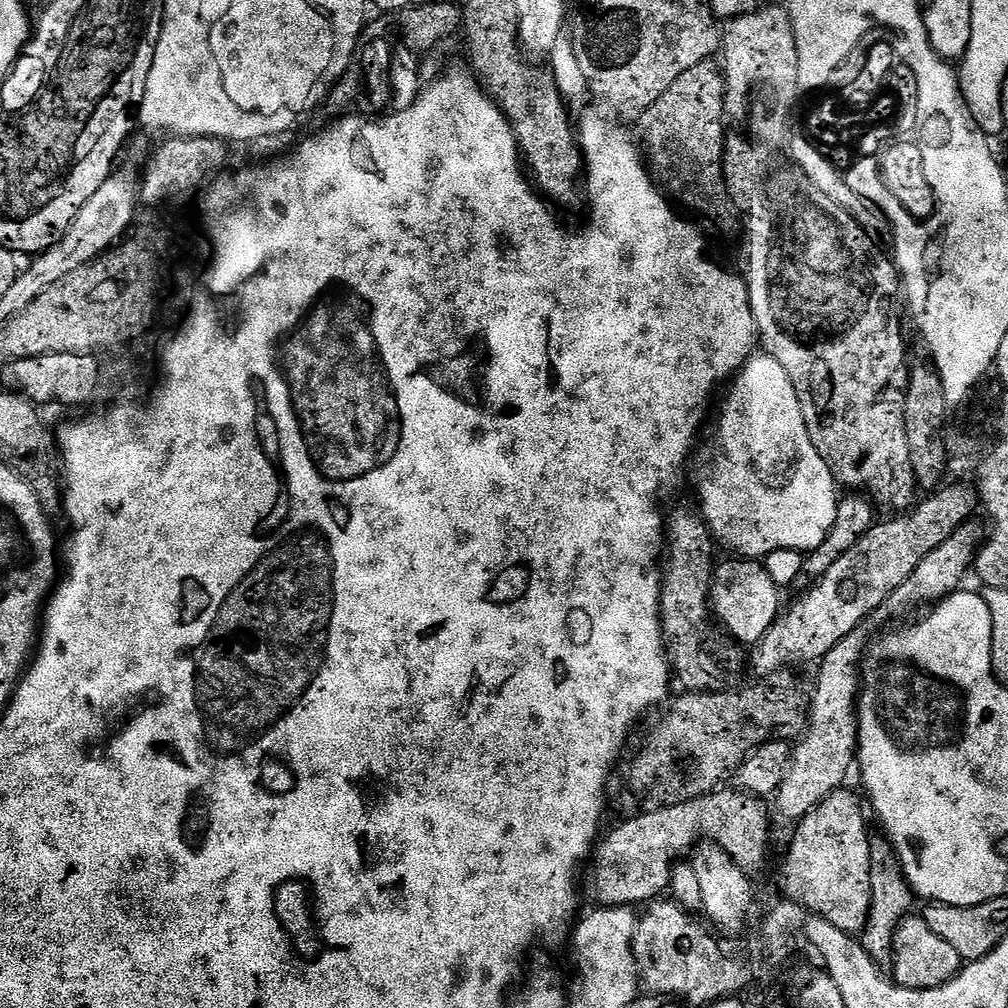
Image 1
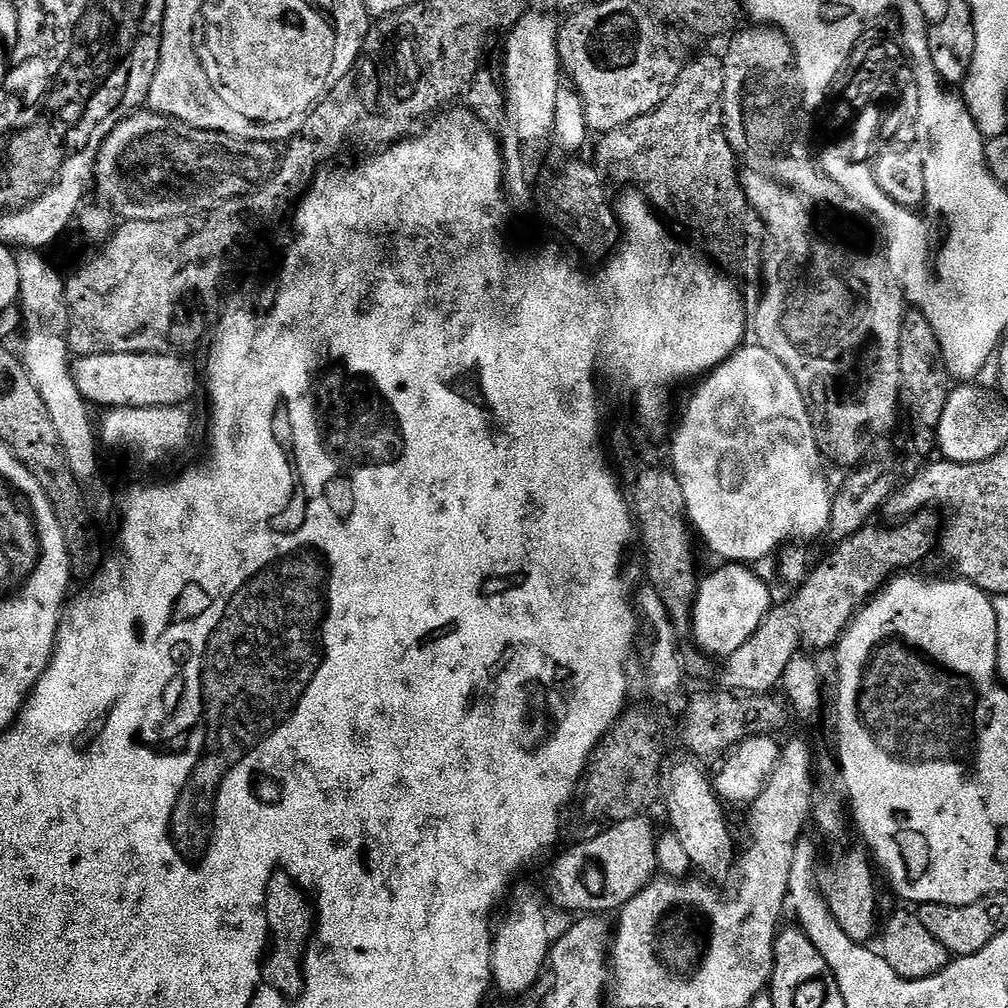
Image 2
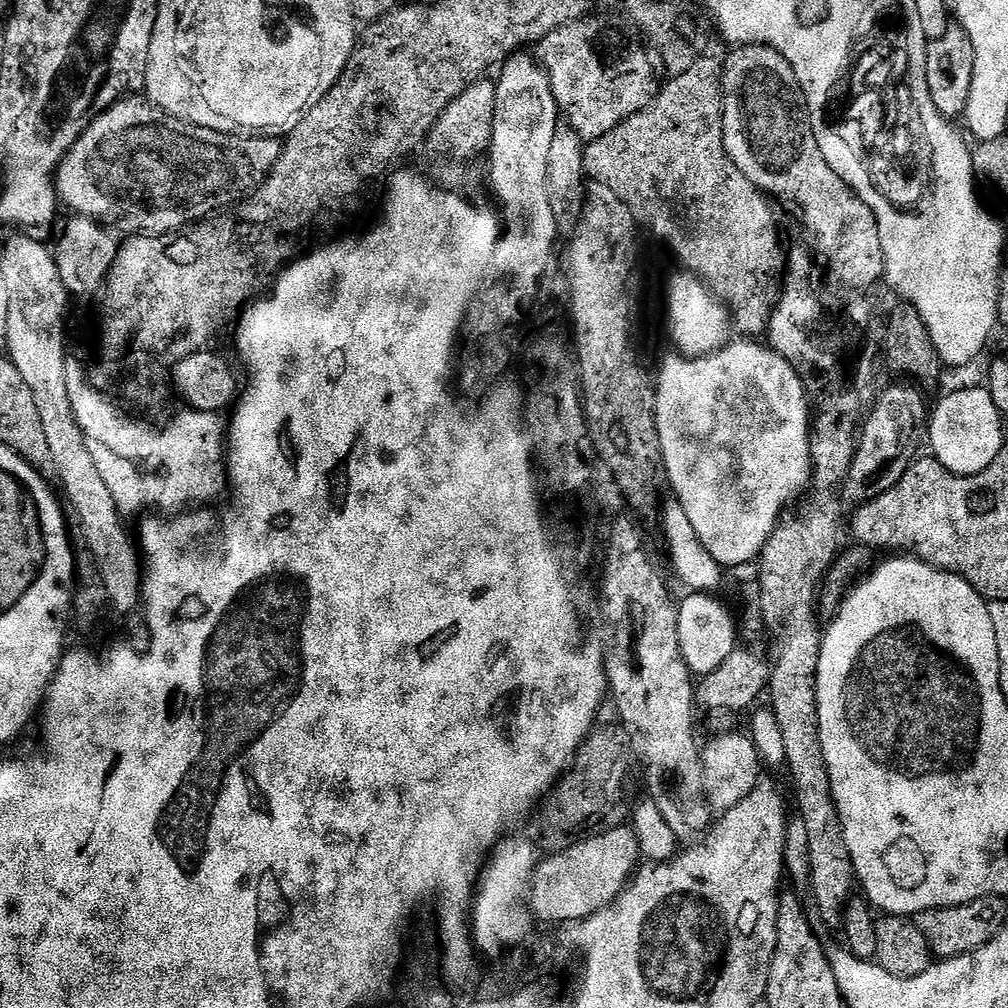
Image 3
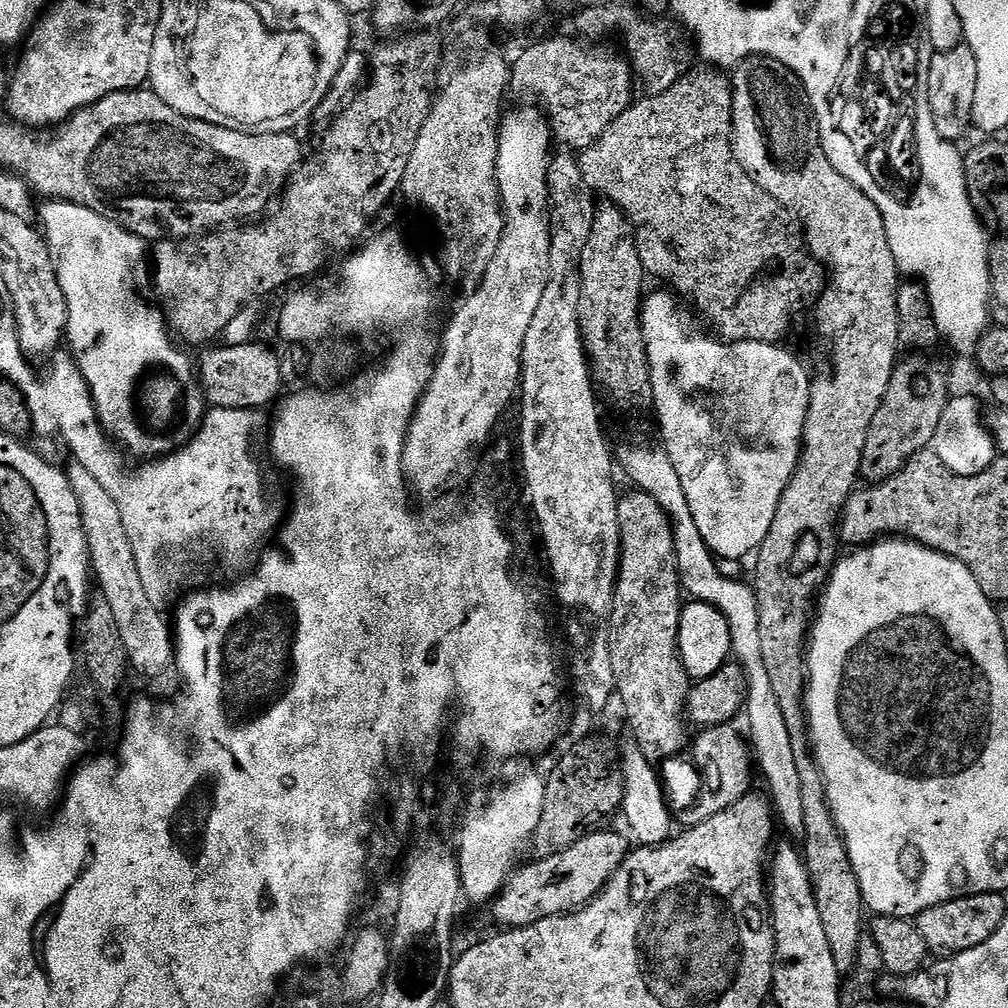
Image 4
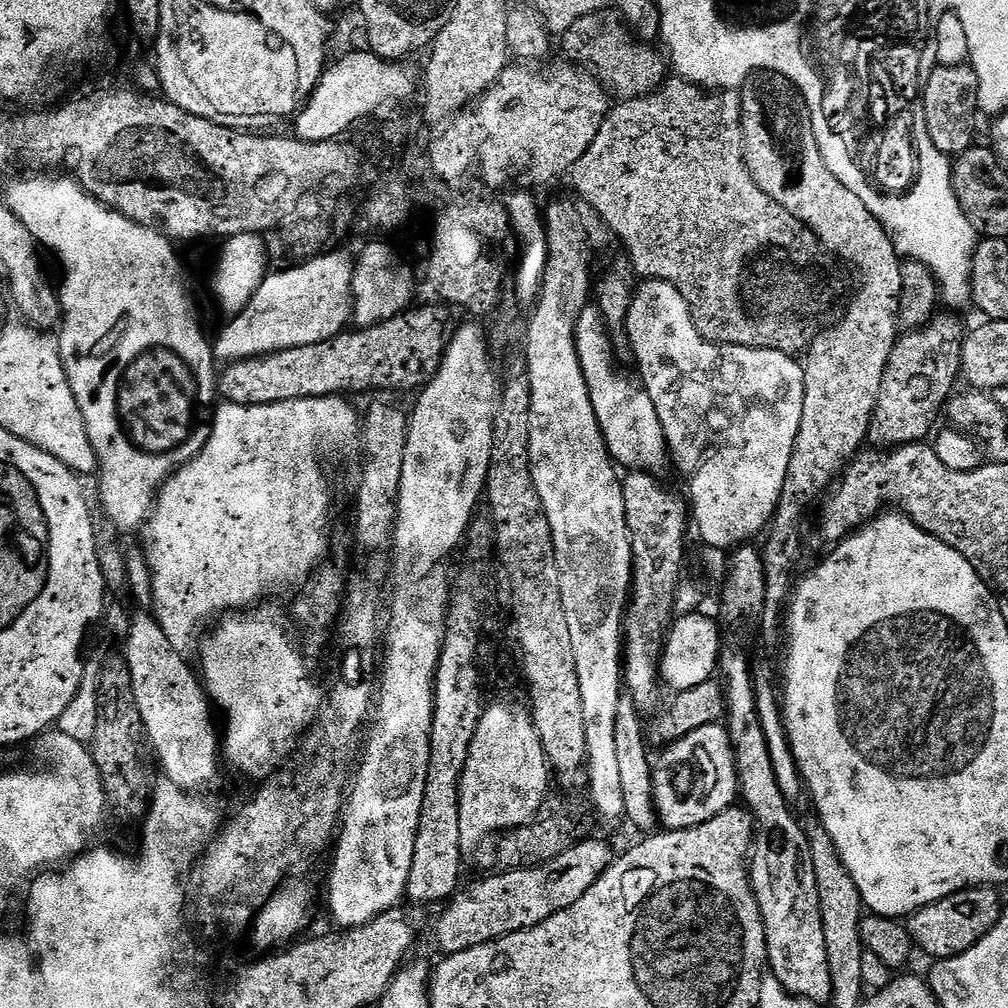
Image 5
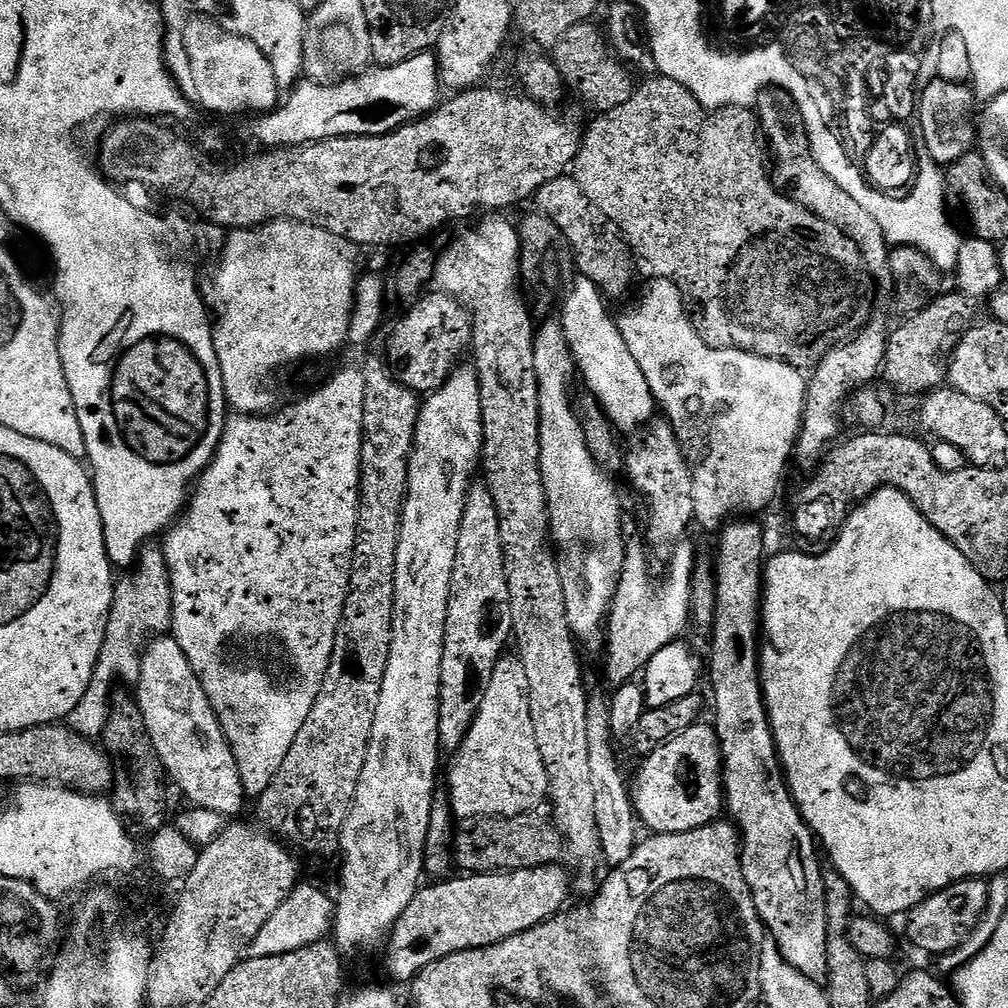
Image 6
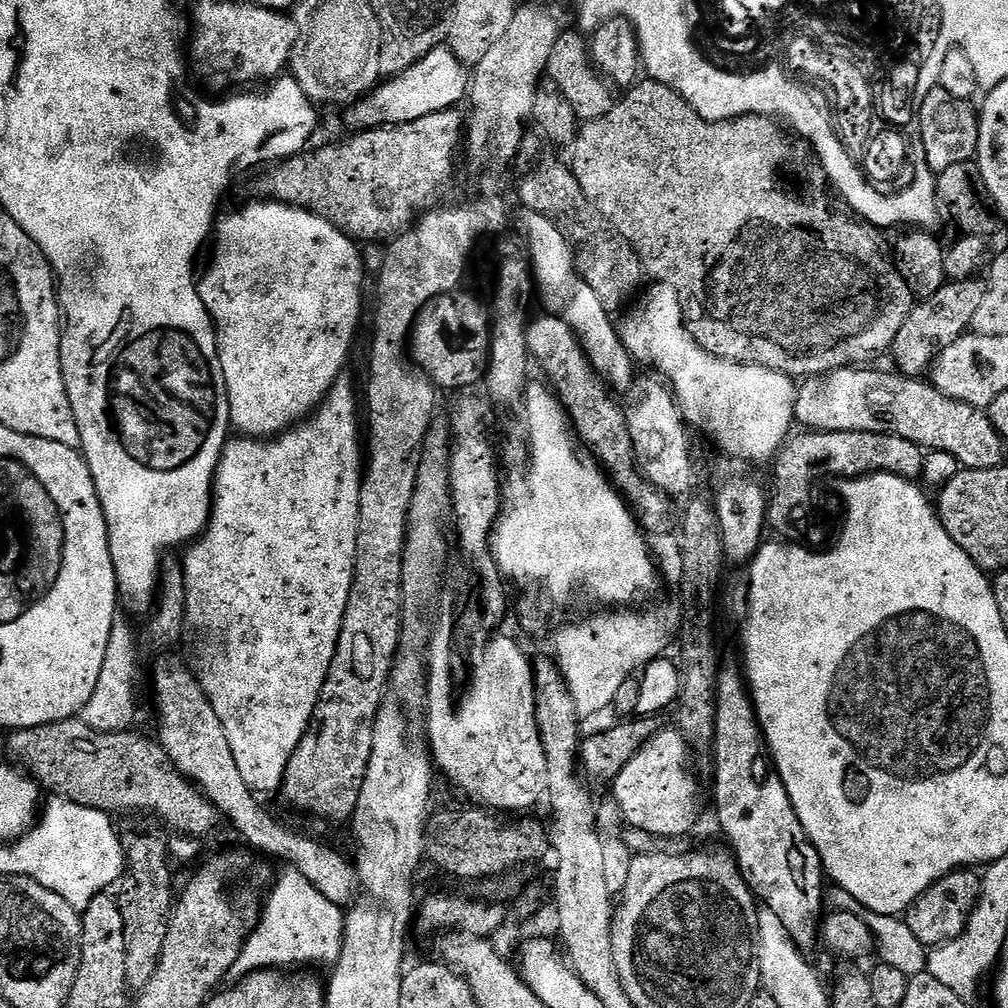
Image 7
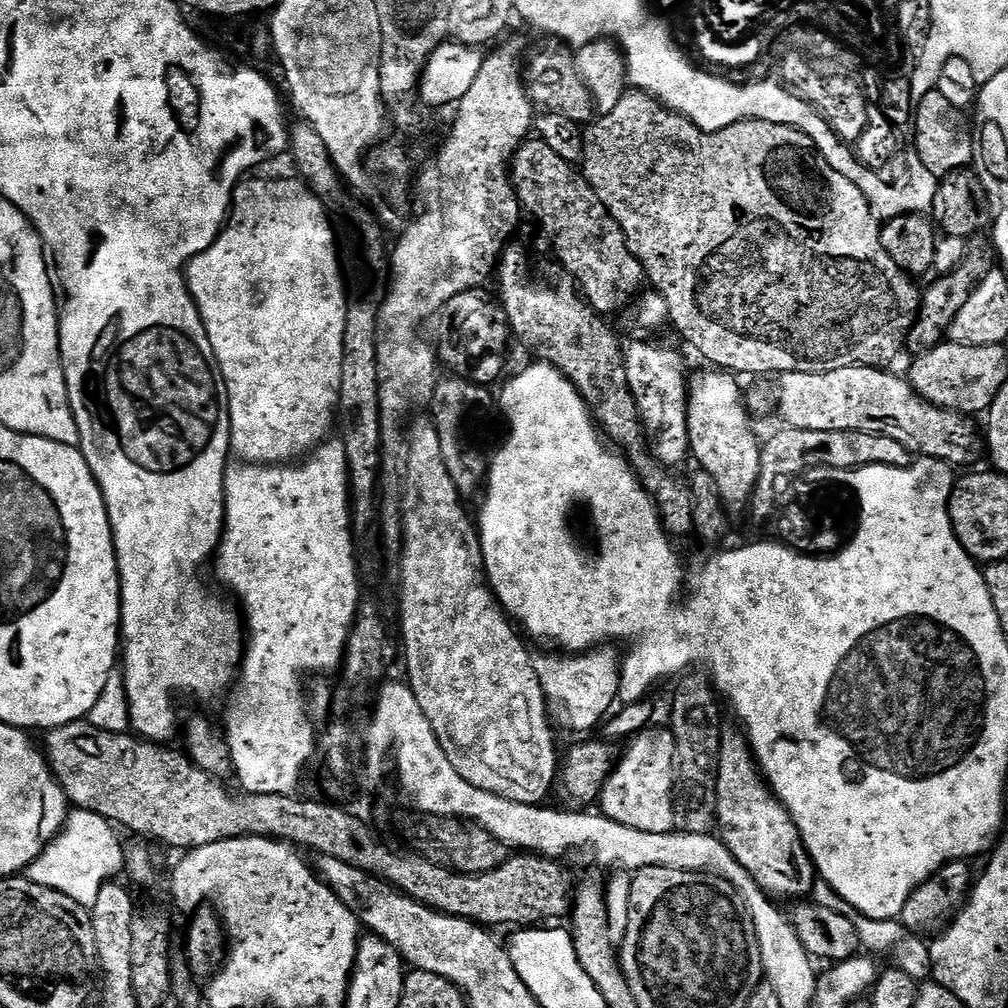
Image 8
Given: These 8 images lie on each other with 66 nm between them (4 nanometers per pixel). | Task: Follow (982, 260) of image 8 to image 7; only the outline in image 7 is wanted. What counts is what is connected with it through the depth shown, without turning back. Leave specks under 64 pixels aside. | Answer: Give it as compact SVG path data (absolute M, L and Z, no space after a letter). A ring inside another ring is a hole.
M973 278L946 282L936 294L913 306L890 349L890 356L896 359L895 367L903 375L923 377L940 357L942 350L946 350L946 346L953 344L959 336L971 329L974 313L982 302L985 289L985 285L978 281Z

